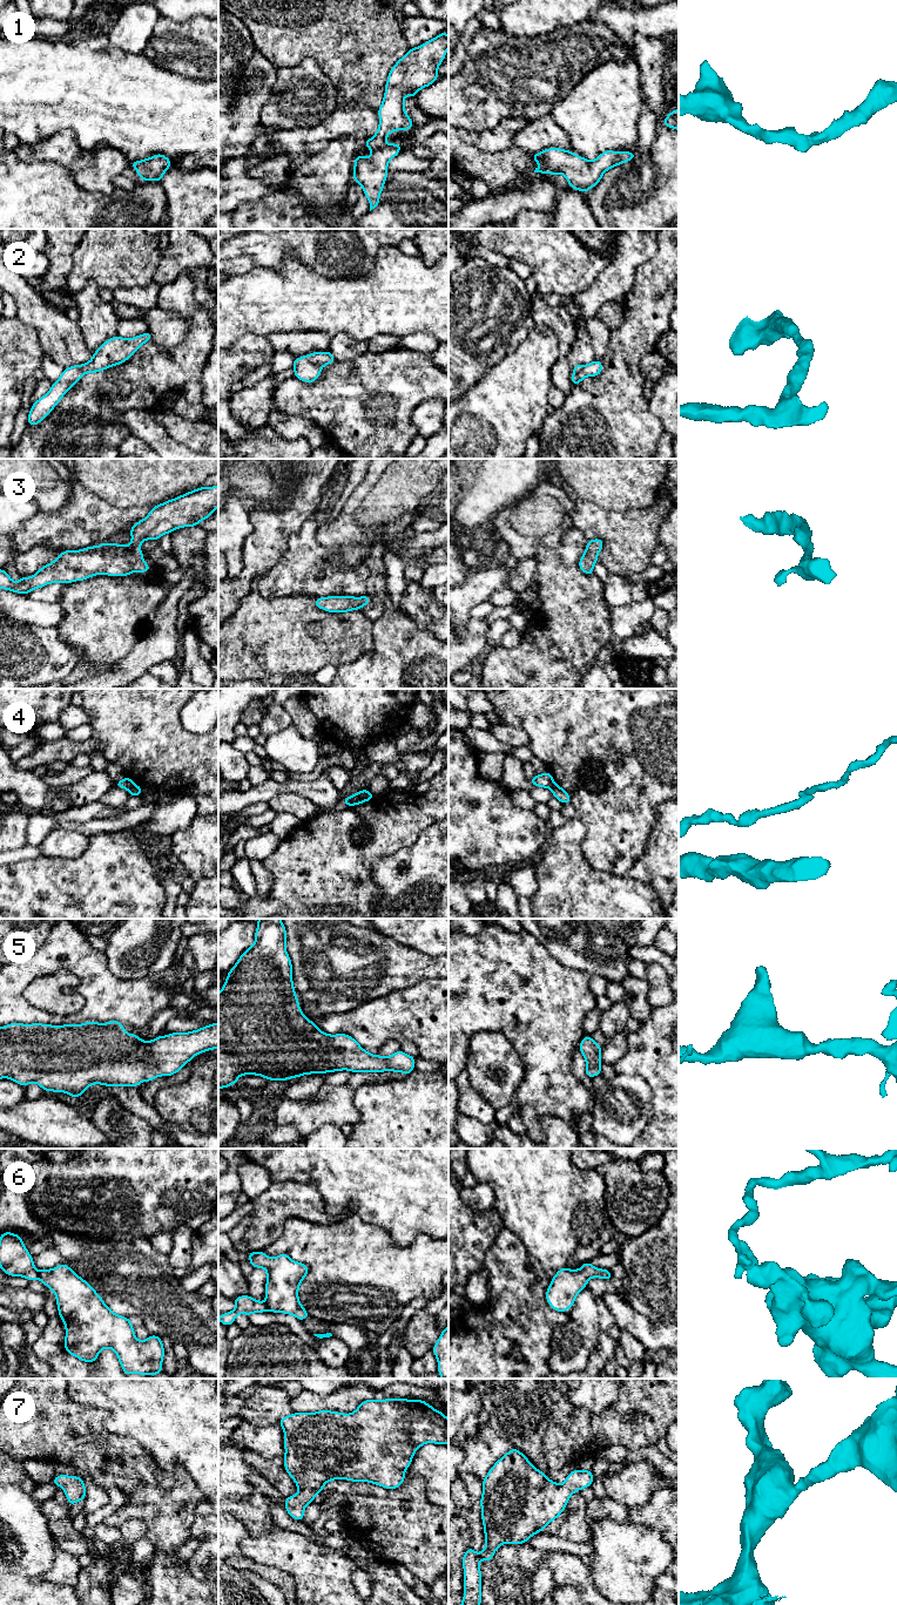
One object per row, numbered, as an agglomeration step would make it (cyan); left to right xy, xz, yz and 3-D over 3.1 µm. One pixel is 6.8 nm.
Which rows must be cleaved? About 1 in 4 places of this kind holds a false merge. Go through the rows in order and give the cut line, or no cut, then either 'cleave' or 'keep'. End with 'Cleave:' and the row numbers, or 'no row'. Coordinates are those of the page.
1: cut none; keep
2: cut none; keep
3: cut none; keep
4: cut xz (364, 790), (359, 791), (349, 805); cleave
5: cut none; keep
6: cut xz (264, 1302), (269, 1309); cleave
7: cut none; keep
Cleave: 4, 6

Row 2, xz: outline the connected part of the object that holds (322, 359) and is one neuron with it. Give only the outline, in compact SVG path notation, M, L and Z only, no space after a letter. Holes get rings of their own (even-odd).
M330 351L312 352L301 358L294 359L292 368L295 378L305 382L313 382L322 373L322 367L336 361Z

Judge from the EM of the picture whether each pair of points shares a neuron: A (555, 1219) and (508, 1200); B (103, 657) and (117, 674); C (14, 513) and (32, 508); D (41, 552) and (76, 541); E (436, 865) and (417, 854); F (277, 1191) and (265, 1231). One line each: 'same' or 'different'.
A: same
B: different
C: same
D: different
E: same
F: same

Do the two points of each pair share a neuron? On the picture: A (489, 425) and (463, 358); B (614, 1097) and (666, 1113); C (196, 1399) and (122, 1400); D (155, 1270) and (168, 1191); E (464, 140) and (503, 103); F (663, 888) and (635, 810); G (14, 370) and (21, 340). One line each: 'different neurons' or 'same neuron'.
A: different neurons
B: different neurons
C: same neuron
D: different neurons
E: different neurons
F: different neurons
G: same neuron

